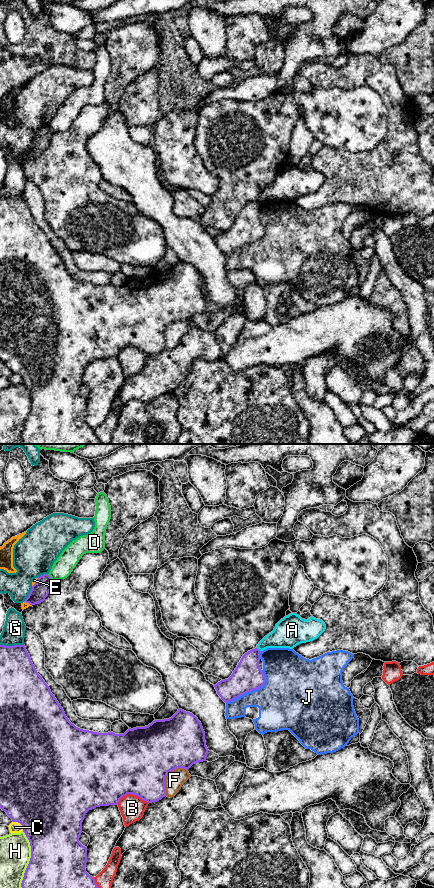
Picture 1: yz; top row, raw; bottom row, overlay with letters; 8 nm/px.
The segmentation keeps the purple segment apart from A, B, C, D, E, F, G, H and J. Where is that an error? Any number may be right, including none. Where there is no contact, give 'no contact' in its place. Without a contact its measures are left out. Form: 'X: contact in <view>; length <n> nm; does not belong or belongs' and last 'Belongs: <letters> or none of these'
A: contact in yz; length 50 nm; does not belong
B: contact in yz; length 260 nm; does not belong
C: contact in yz; length 120 nm; does not belong
D: contact in yz; length 70 nm; does not belong
E: contact in yz; length 90 nm; does not belong
F: contact in yz; length 280 nm; does not belong
G: contact in yz; length 190 nm; does not belong
H: contact in yz; length 480 nm; does not belong
J: contact in yz; length 400 nm; does not belong
Belongs: none of these

